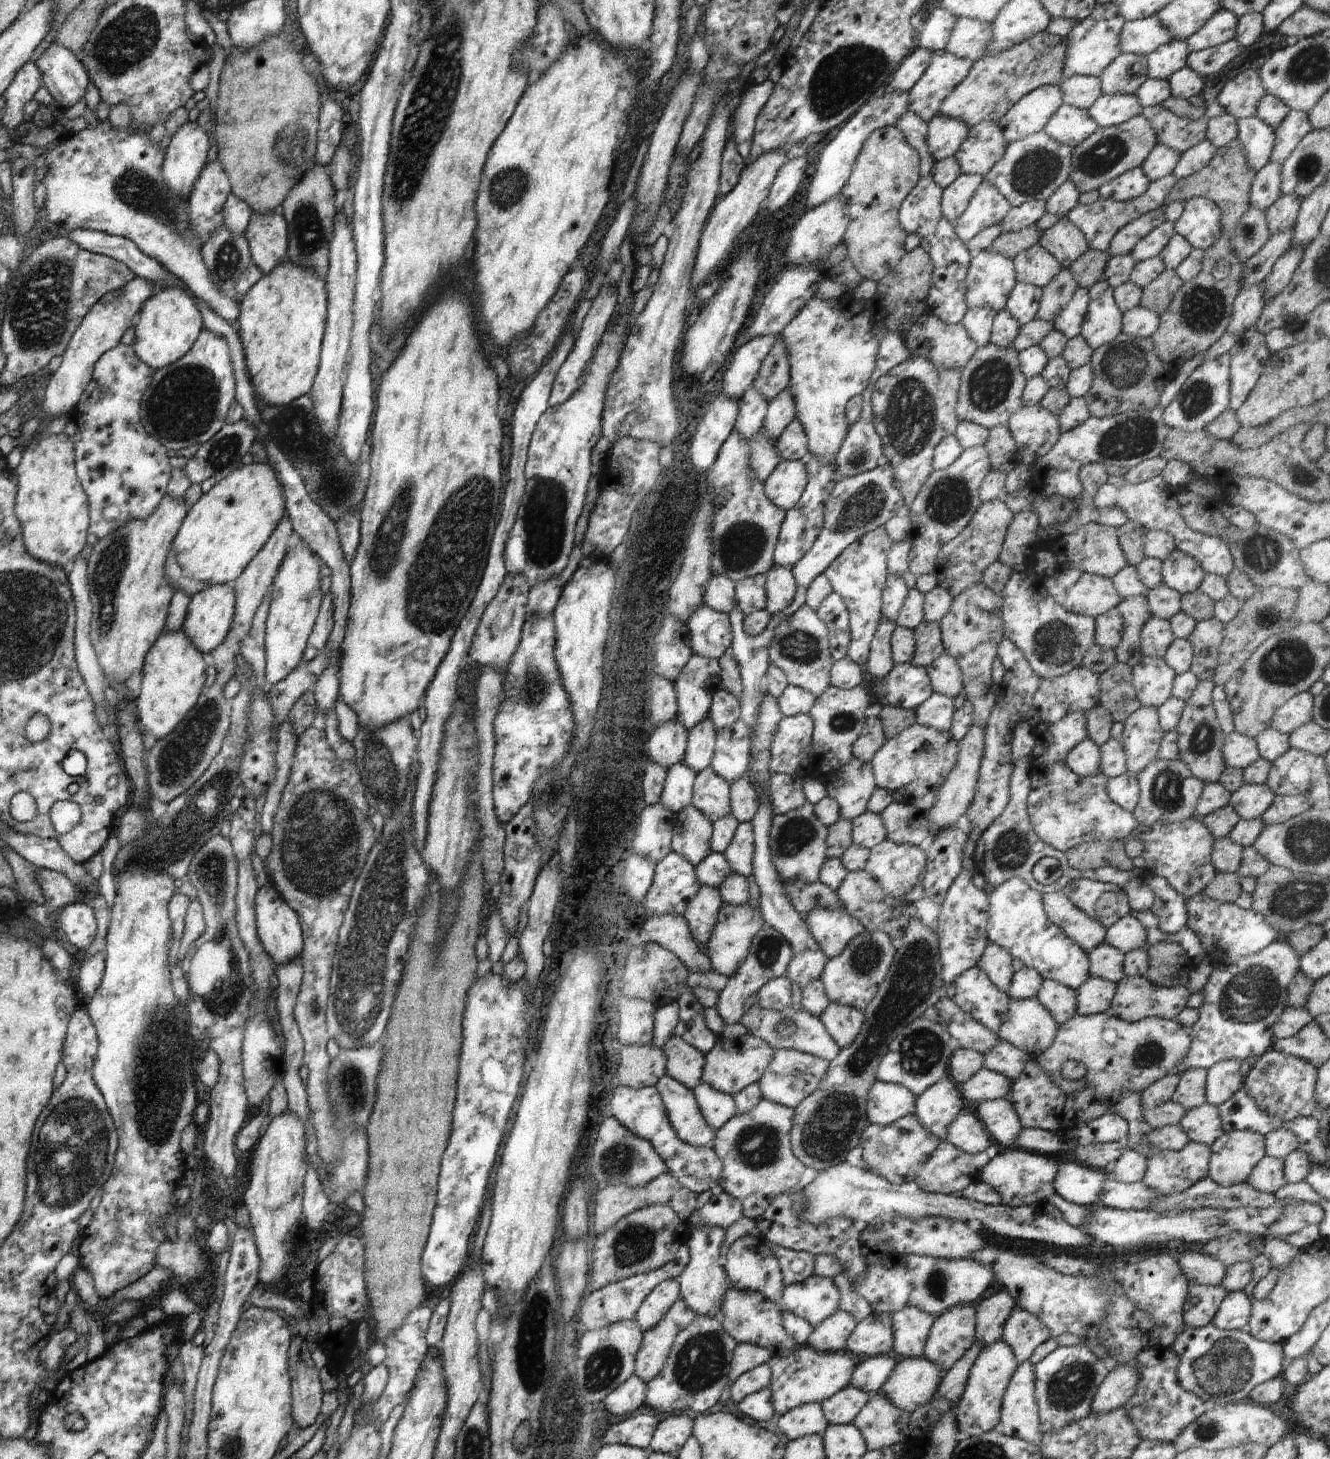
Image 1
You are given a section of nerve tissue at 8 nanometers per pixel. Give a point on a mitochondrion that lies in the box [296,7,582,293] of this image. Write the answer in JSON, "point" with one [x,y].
{"point":[509,186]}

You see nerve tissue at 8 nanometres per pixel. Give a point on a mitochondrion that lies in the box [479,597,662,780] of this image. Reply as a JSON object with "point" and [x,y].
{"point":[535,686]}

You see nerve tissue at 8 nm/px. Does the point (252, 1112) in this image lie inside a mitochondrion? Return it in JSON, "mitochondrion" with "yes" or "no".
{"mitochondrion":"no"}

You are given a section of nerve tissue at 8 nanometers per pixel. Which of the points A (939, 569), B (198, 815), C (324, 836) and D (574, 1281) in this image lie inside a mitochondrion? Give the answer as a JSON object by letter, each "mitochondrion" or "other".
{"A":"other","B":"mitochondrion","C":"mitochondrion","D":"other"}

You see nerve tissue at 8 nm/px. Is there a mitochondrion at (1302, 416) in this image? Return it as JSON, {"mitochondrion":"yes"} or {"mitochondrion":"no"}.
{"mitochondrion":"no"}

